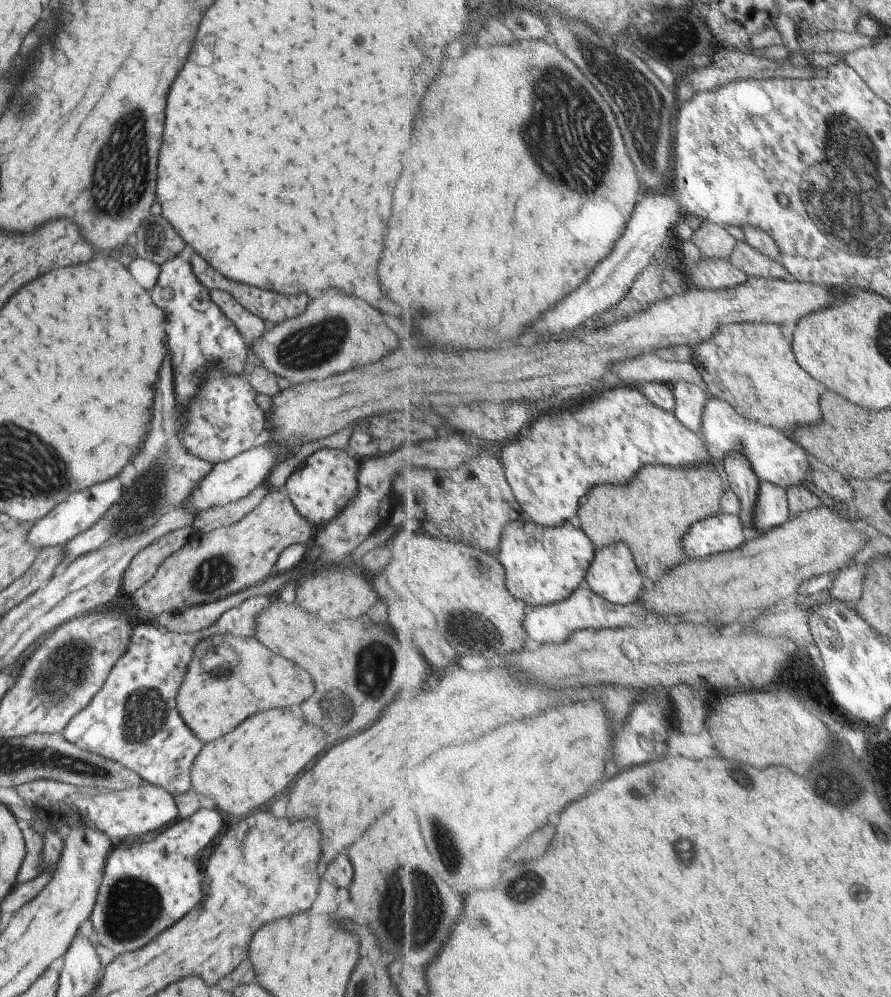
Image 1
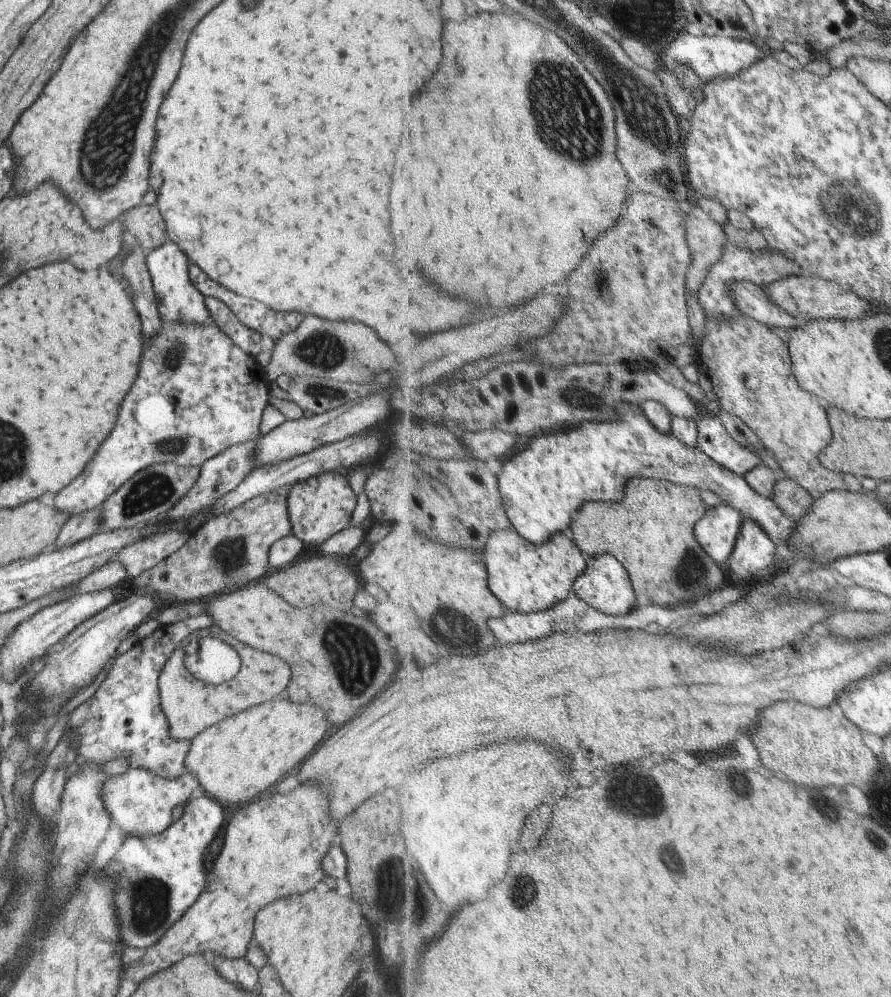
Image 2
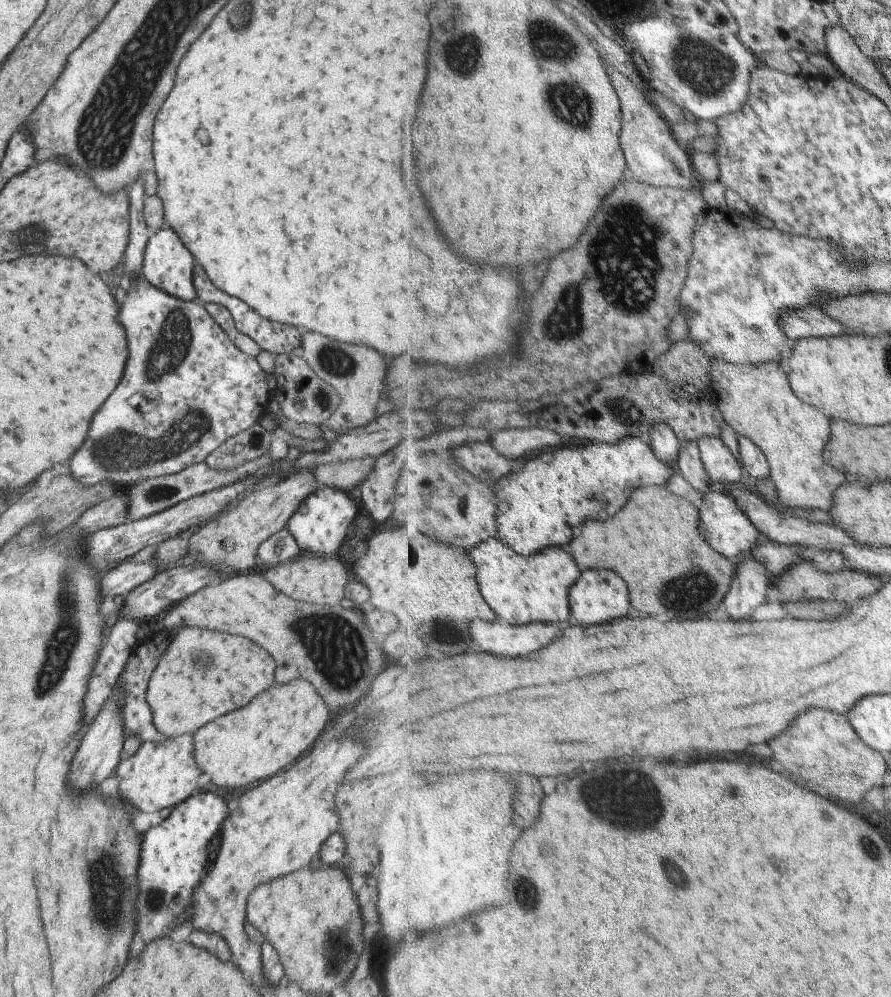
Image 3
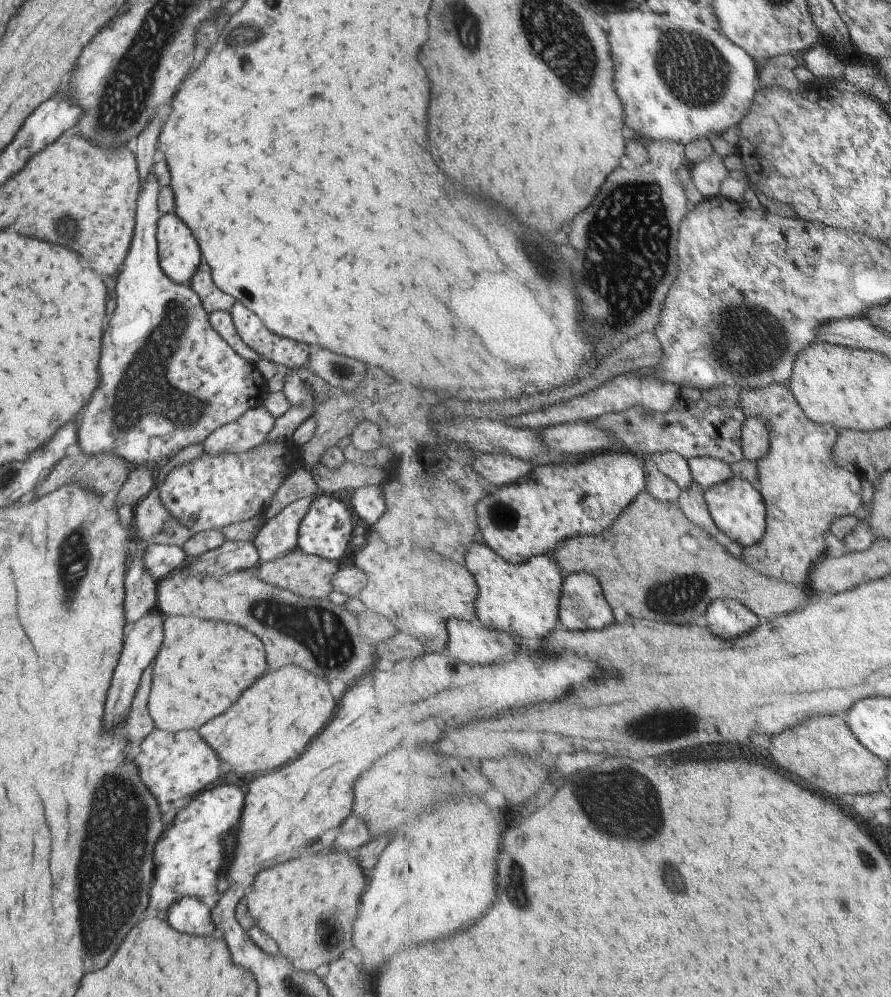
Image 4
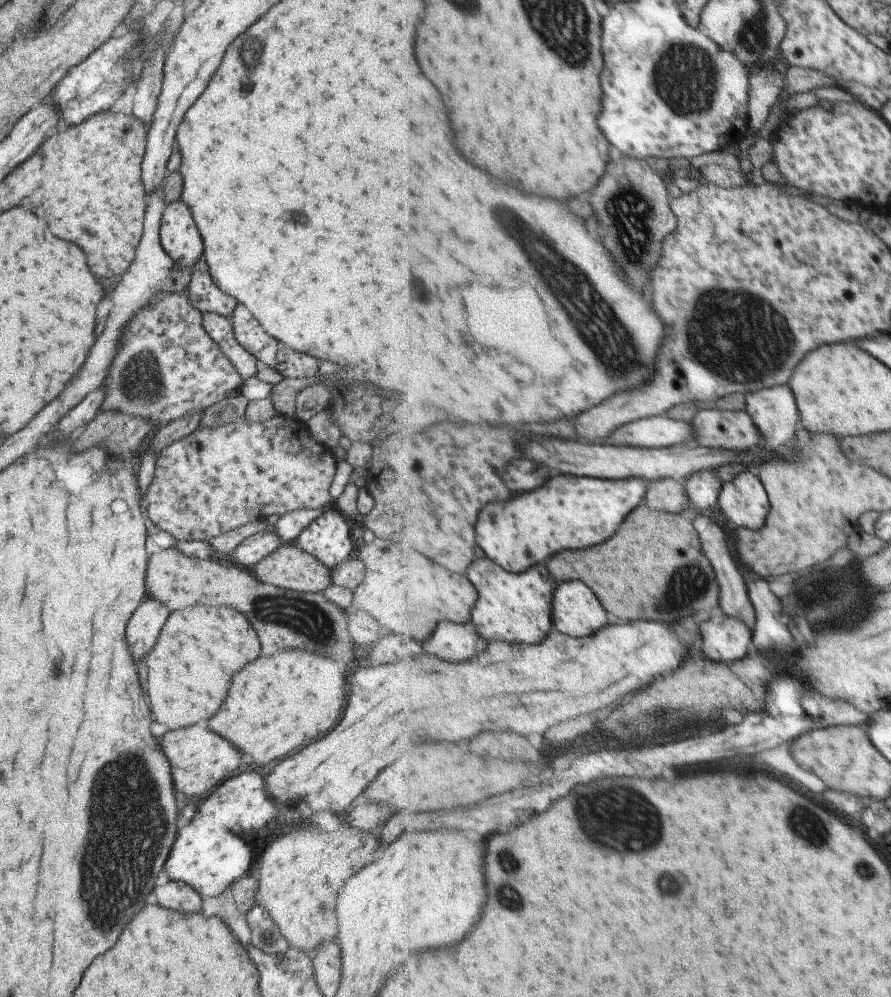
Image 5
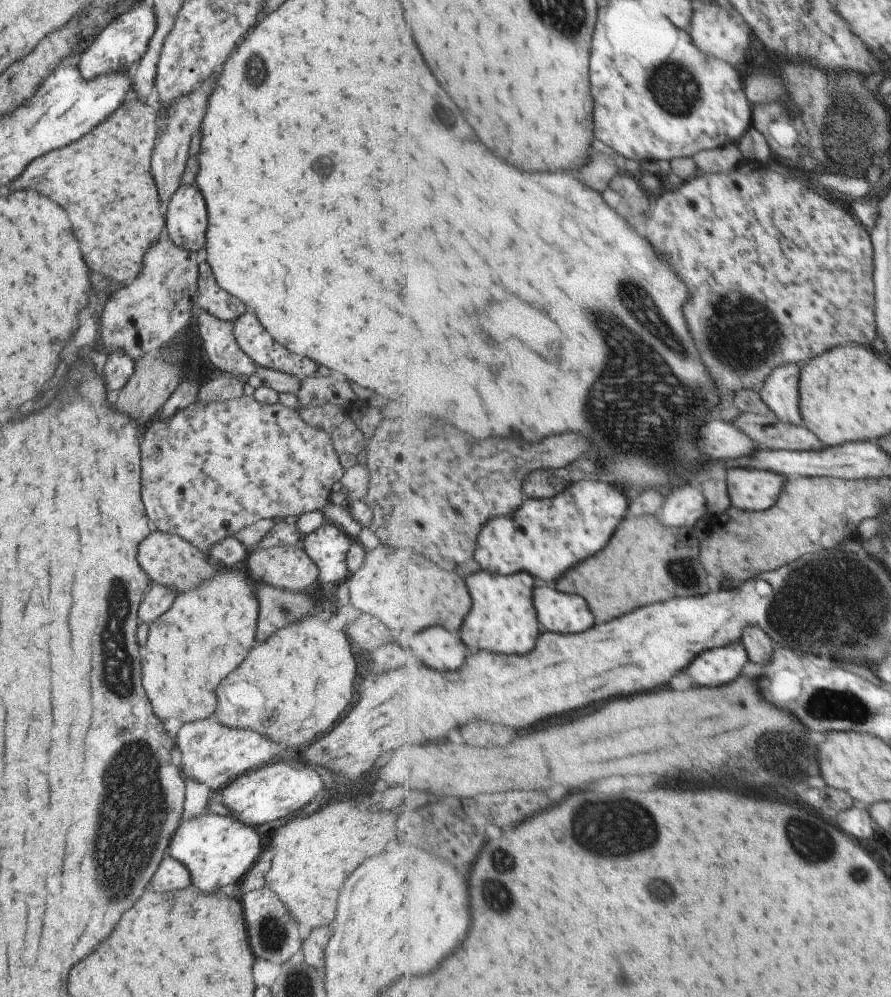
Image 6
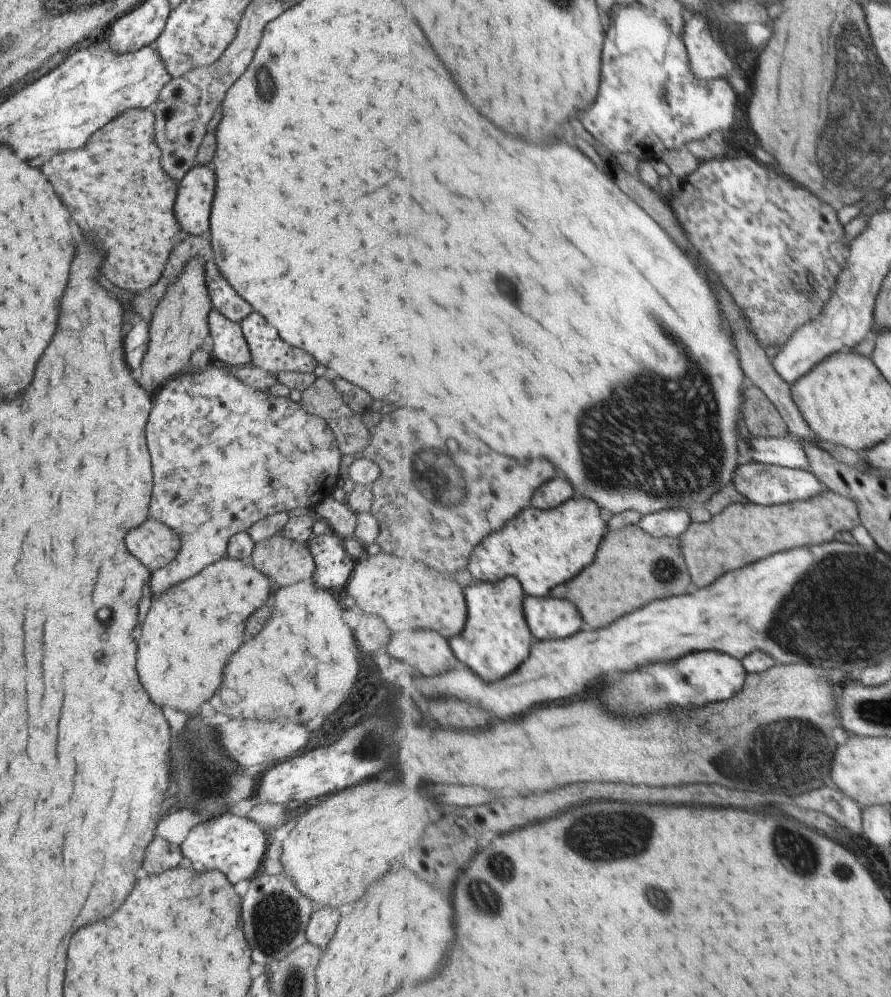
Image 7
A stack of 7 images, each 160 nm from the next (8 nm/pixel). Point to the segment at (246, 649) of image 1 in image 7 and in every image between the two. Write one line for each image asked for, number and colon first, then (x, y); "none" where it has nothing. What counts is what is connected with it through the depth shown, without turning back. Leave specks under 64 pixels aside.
2: (189, 705)
3: (183, 695)
4: (202, 666)
5: (188, 672)
6: (208, 631)
7: (183, 648)

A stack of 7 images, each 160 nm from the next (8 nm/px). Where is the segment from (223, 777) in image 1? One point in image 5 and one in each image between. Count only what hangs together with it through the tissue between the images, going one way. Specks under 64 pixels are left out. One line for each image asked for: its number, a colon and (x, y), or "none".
2: (235, 760)
3: (248, 745)
4: (273, 721)
5: (305, 694)

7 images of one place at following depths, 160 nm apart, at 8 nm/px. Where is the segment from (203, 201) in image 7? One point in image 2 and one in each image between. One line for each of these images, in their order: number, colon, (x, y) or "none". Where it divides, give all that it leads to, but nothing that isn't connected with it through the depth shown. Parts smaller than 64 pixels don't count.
2: (177, 300)
3: (166, 263)
4: (177, 253)
5: (179, 239)
6: (184, 216)

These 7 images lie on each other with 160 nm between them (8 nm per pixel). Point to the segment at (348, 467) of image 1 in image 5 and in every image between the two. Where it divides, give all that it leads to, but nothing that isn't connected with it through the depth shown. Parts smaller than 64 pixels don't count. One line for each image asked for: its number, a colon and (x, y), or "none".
2: (318, 507)
3: (318, 526)
4: (325, 529)
5: (327, 539)

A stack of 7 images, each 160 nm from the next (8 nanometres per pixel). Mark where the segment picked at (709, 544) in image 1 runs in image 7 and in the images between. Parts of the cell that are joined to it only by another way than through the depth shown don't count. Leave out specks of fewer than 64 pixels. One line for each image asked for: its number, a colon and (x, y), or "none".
2: (717, 532)
3: (728, 529)
4: (737, 506)
5: (744, 501)
6: (750, 489)
7: (762, 483)

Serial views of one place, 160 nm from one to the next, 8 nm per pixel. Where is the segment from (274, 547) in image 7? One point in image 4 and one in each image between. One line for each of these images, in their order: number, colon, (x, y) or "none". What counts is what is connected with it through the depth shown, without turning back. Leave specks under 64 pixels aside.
4: (308, 576)
5: (290, 568)
6: (287, 567)

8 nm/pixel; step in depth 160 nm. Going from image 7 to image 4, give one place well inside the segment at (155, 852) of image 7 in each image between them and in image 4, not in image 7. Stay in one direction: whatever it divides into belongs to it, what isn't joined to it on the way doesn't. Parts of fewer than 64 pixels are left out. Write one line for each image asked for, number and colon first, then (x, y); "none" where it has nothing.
4: (187, 915)
5: (174, 895)
6: (170, 875)

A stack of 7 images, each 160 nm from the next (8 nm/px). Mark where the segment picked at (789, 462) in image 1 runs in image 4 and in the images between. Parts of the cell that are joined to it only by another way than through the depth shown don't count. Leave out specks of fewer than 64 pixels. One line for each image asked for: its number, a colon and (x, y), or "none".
2: (713, 438)
3: (723, 466)
4: (708, 470)

